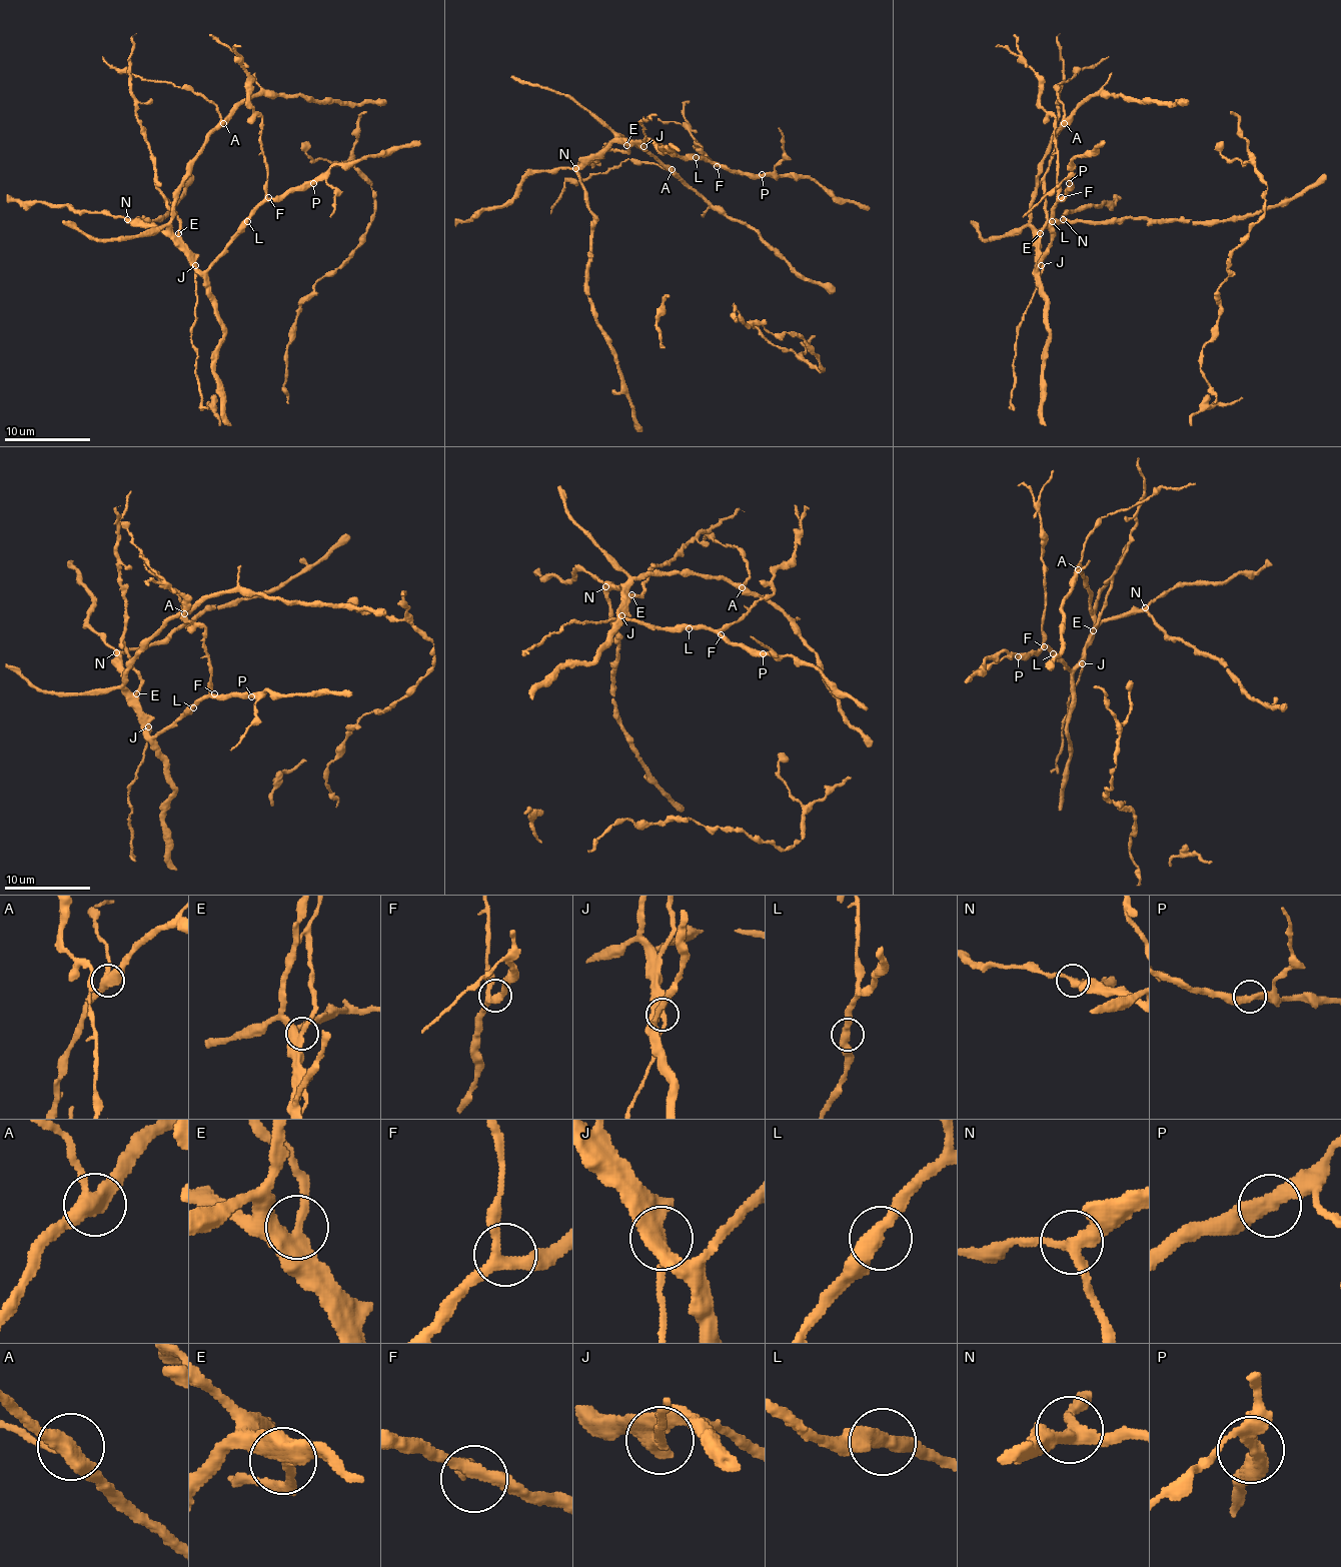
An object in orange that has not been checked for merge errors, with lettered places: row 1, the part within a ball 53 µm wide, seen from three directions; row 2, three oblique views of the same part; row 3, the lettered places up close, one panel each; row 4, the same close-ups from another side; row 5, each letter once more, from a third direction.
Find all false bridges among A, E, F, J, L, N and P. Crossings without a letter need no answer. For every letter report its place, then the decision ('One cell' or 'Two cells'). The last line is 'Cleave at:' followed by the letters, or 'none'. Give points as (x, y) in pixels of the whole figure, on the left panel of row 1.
A: Place: (223, 123). One cell
E: Place: (178, 233). Two cells
F: Place: (268, 197). One cell
J: Place: (195, 265). Two cells
L: Place: (247, 221). One cell
N: Place: (127, 219). One cell
P: Place: (313, 183). One cell
Cleave at: E, J

